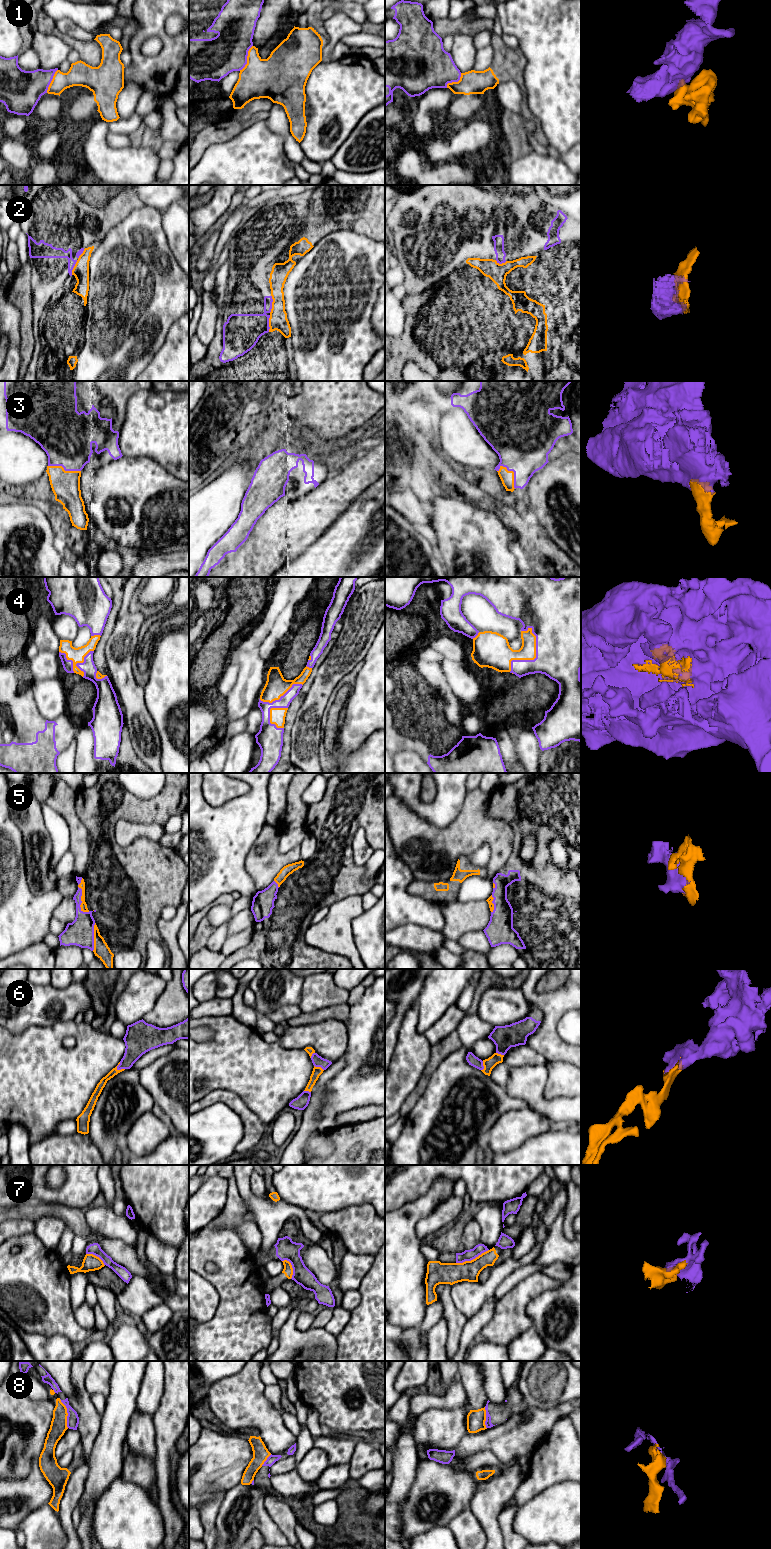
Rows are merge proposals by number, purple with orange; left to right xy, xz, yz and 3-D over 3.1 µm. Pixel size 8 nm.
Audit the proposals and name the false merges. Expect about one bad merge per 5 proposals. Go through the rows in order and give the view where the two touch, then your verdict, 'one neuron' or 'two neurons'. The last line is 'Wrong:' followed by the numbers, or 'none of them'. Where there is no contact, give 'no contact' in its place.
1: xz | two neurons
2: xz | two neurons
3: yz | one neuron
4: yz | one neuron
5: xy | one neuron
6: xy | one neuron
7: yz | two neurons
8: xy | two neurons
Wrong: 1, 2, 7, 8

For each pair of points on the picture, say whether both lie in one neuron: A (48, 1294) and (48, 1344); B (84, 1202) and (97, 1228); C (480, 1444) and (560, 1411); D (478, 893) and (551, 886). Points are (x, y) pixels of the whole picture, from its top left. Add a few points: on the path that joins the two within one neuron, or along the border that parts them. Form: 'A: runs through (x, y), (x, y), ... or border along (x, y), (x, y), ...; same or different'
A: border along (25, 1330), (44, 1335), (62, 1334), (71, 1342); different
B: border along (96, 1201), (84, 1210); different
C: runs through (500, 1439), (521, 1438), (531, 1433), (540, 1424); same
D: border along (493, 879), (493, 891), (486, 900); different

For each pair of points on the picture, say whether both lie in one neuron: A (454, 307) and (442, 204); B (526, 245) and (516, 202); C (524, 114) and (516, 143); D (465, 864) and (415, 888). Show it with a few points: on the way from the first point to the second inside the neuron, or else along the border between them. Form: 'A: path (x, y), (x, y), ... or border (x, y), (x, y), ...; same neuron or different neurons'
A: border (457, 268), (433, 288); different neurons
B: path (526, 234), (527, 229), (516, 213); same neuron
C: path (518, 121), (516, 123), (516, 136); same neuron
D: path (456, 878), (446, 888), (429, 888); same neuron

